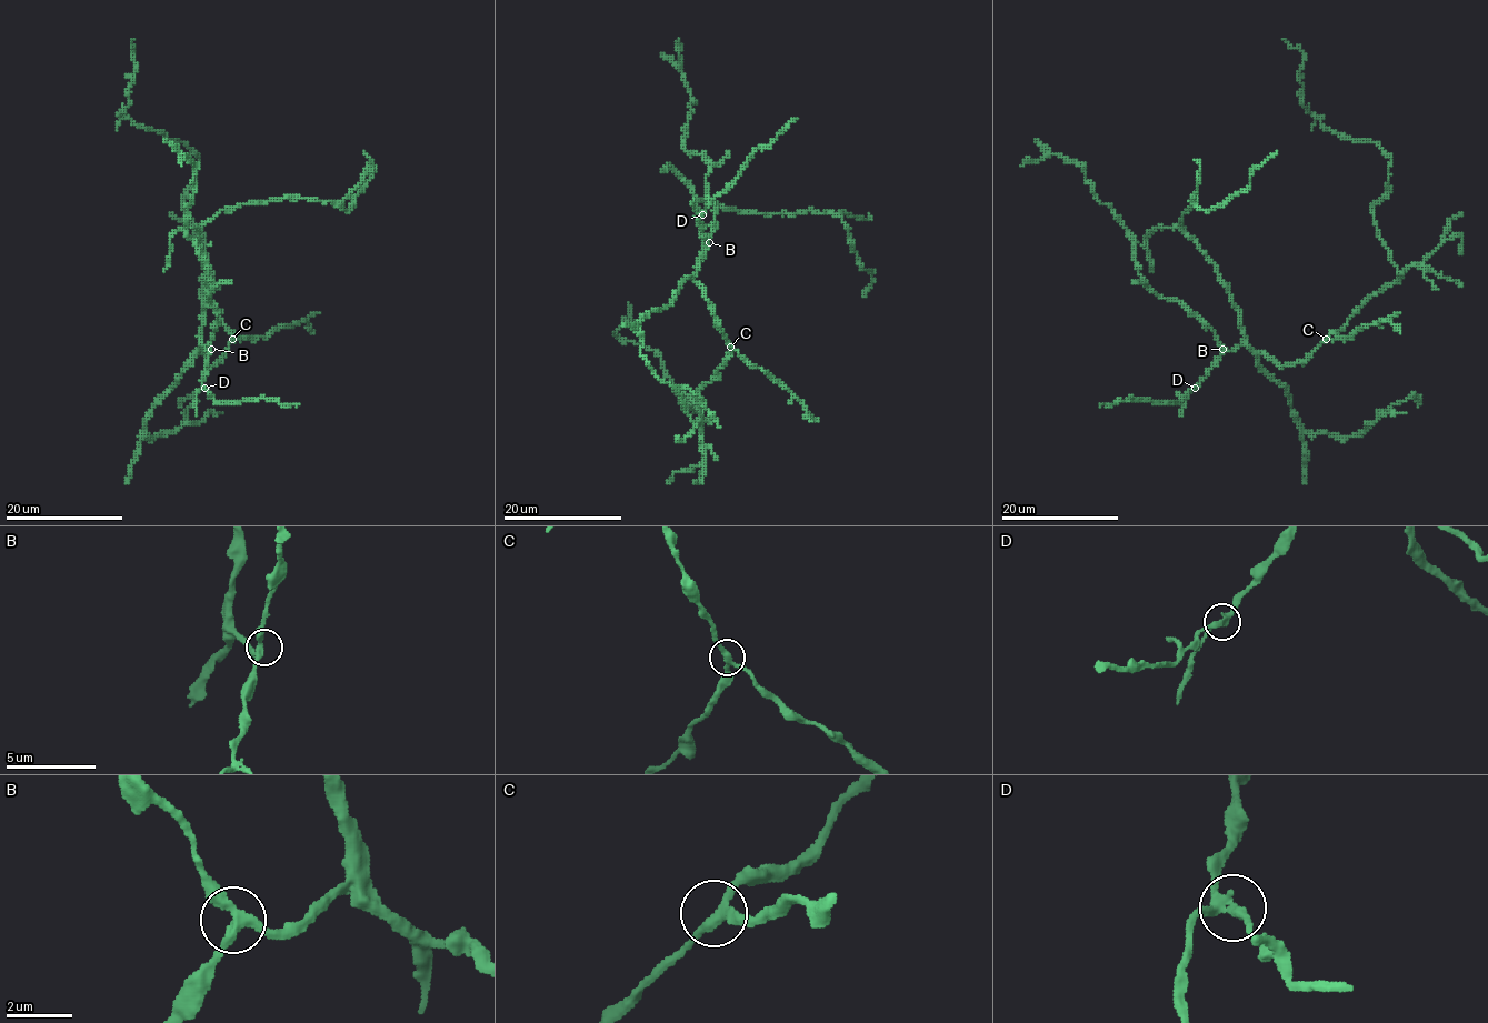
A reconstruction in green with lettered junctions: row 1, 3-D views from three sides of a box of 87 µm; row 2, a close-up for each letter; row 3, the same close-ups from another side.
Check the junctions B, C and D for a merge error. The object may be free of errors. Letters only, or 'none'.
D

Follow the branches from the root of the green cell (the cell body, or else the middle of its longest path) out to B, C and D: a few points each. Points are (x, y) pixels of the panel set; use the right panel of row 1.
B: (1311, 353), (1304, 361), (1279, 367), (1266, 354), (1242, 344), (1230, 350), (1222, 349)
C: (1311, 353), (1326, 339)
D: (1311, 353), (1304, 361), (1279, 367), (1266, 354), (1239, 344), (1225, 350), (1195, 389)

